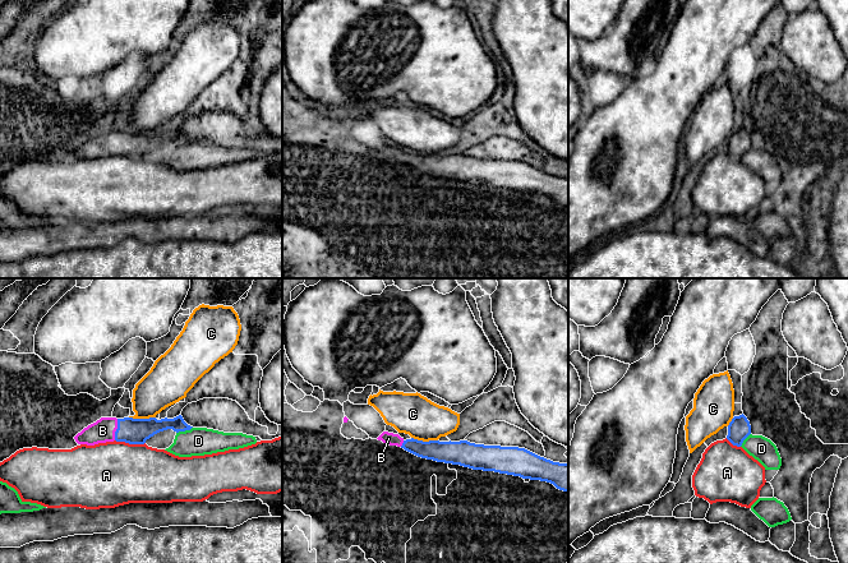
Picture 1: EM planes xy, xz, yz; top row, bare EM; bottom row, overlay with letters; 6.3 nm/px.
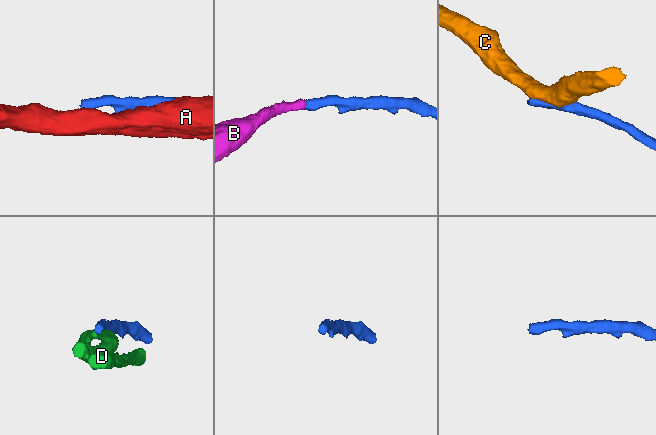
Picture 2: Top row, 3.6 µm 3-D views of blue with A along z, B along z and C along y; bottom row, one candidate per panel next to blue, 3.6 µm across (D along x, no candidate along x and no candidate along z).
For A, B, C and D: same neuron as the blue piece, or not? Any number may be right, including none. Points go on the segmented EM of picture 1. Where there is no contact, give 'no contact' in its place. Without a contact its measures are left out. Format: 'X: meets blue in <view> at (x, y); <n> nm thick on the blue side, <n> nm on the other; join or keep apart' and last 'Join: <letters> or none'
A: meets blue in xy at (130, 443); 160 nm thick on the blue side, 420 nm on the other; keep apart
B: meets blue in xy at (116, 429); 160 nm thick on the blue side, 150 nm on the other; join
C: meets blue in xy at (142, 419); 160 nm thick on the blue side, 260 nm on the other; keep apart
D: meets blue in xy at (184, 430); 130 nm thick on the blue side, 180 nm on the other; keep apart
Join: B

